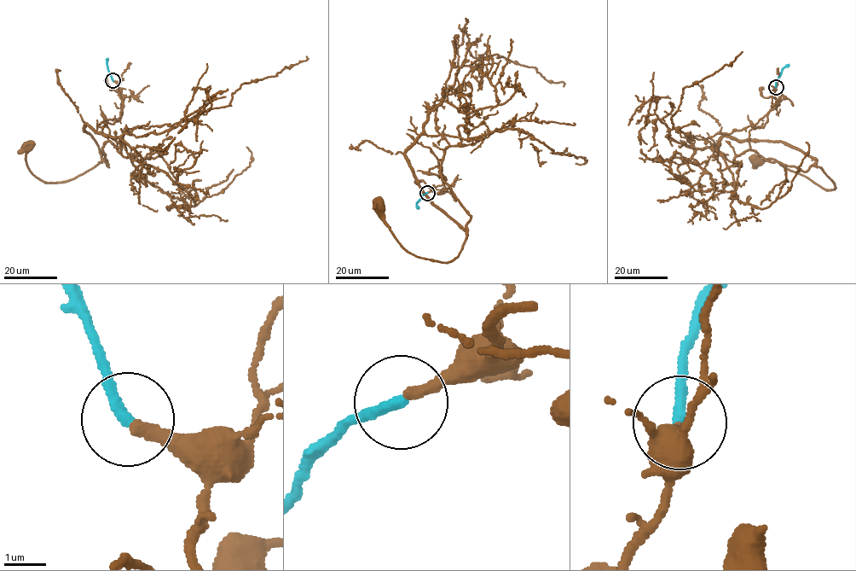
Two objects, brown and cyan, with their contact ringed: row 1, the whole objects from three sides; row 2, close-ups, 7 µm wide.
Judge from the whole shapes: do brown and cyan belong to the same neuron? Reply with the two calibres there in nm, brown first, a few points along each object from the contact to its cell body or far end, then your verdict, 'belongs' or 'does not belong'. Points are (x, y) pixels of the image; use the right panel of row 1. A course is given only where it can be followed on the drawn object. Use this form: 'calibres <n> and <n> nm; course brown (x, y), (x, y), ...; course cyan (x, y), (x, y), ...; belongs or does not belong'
calibres 280 and 280 nm; course brown (775, 87), (767, 122), (749, 131), (750, 148), (805, 171), (820, 166), (835, 188), (772, 159), (757, 160); course cyan (775, 87), (782, 70), (789, 64); belongs

